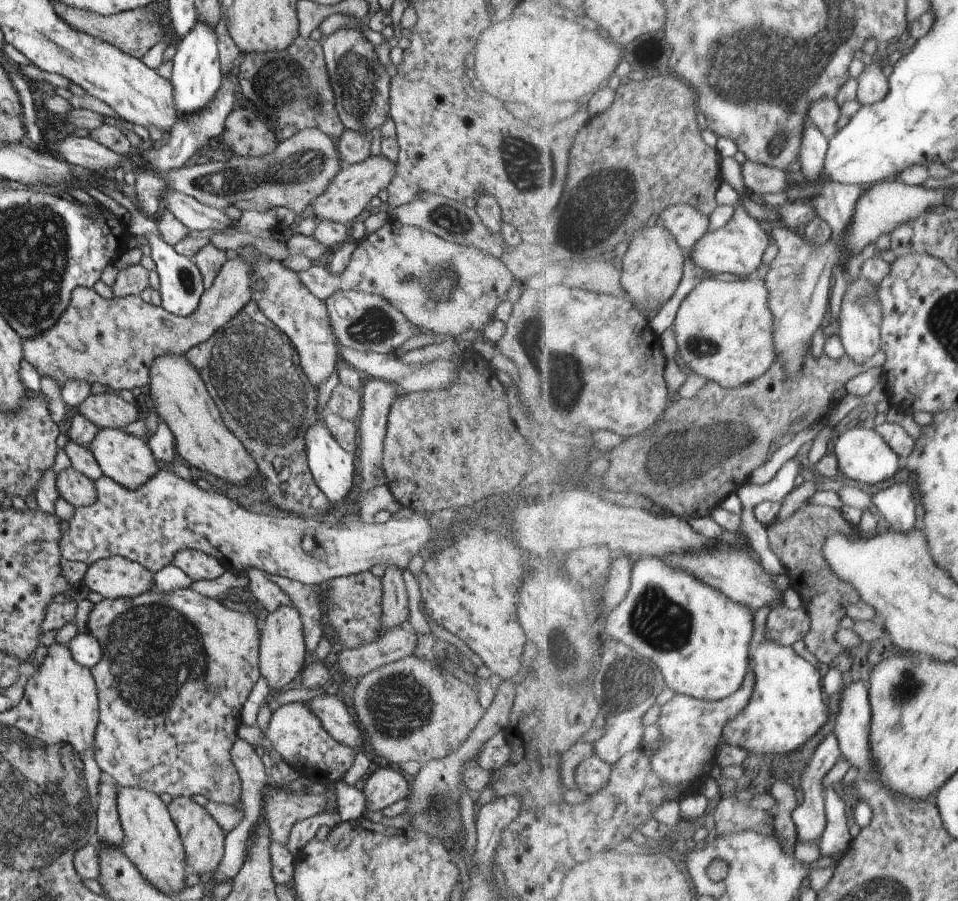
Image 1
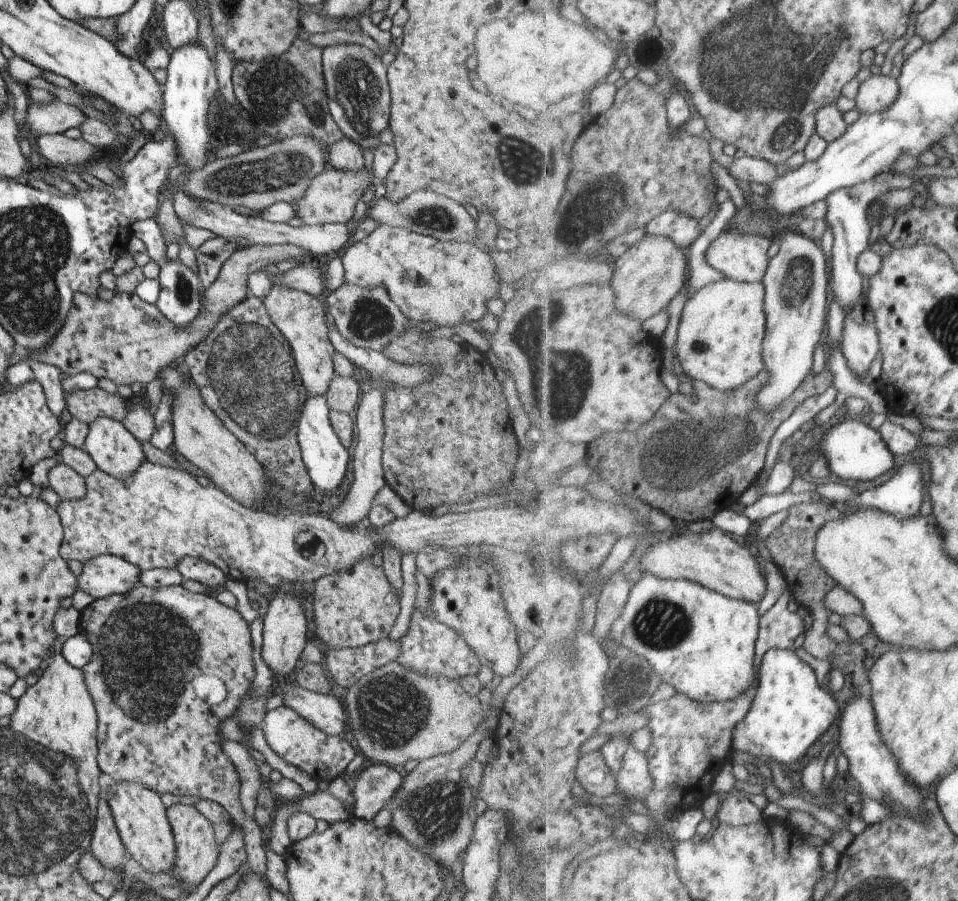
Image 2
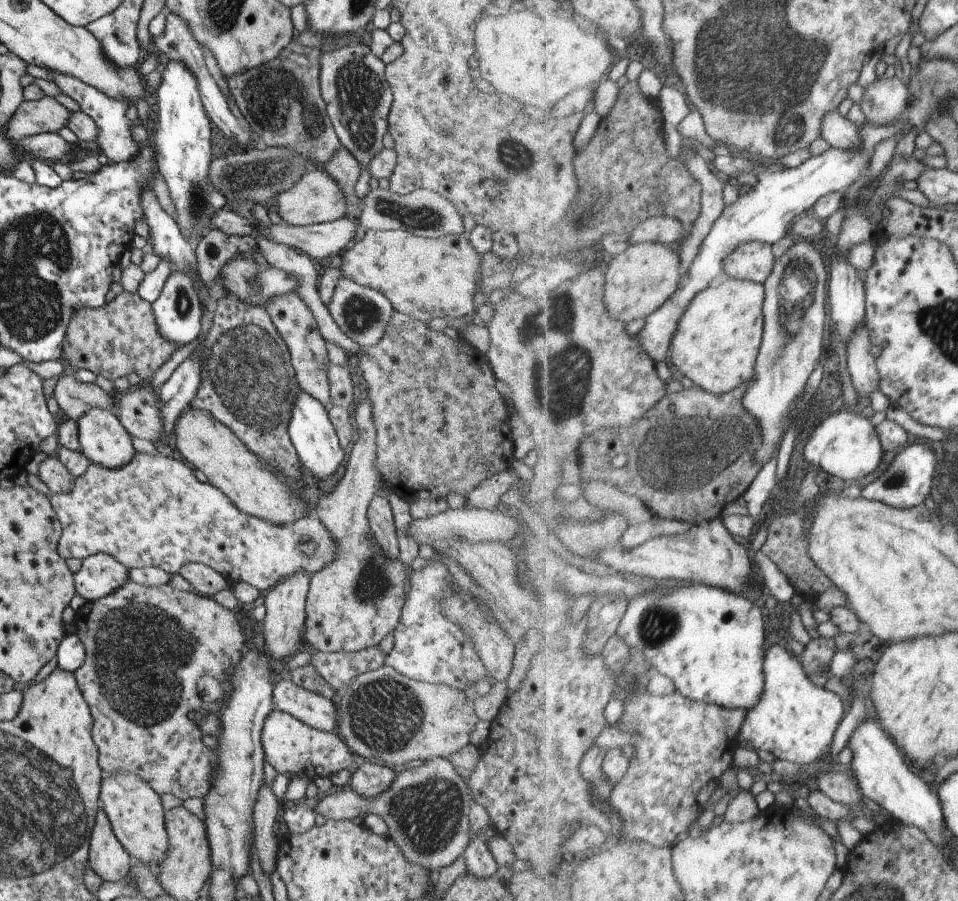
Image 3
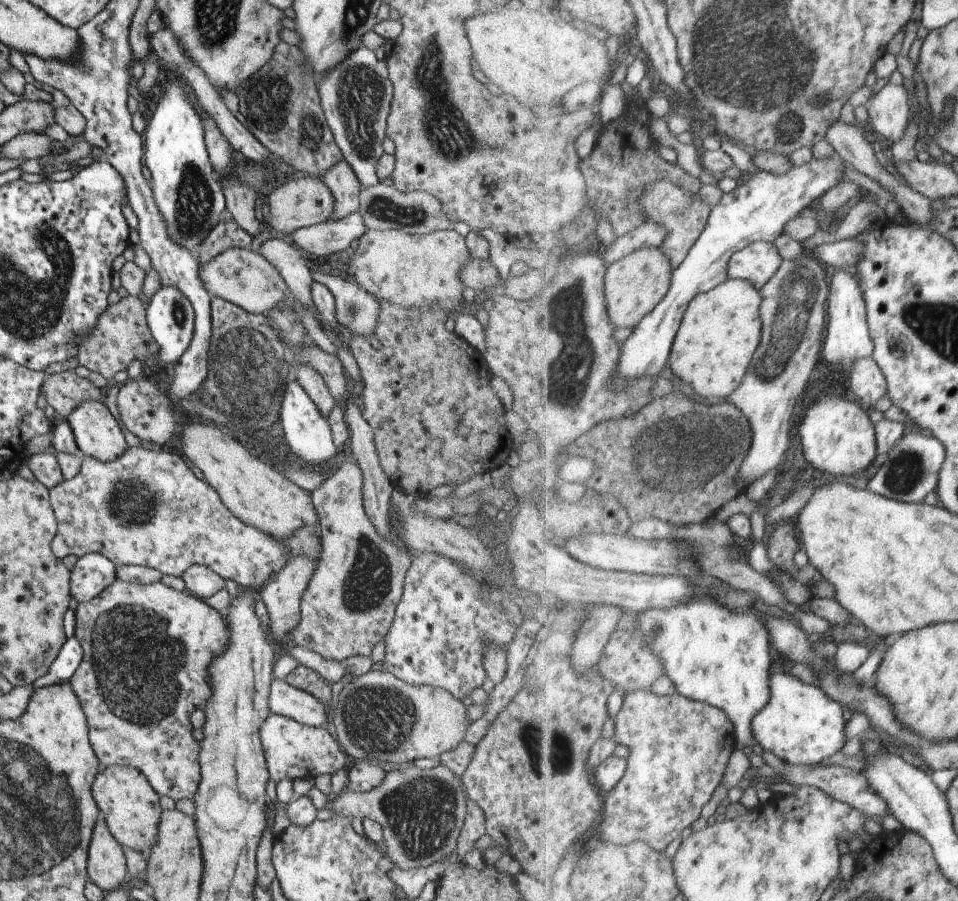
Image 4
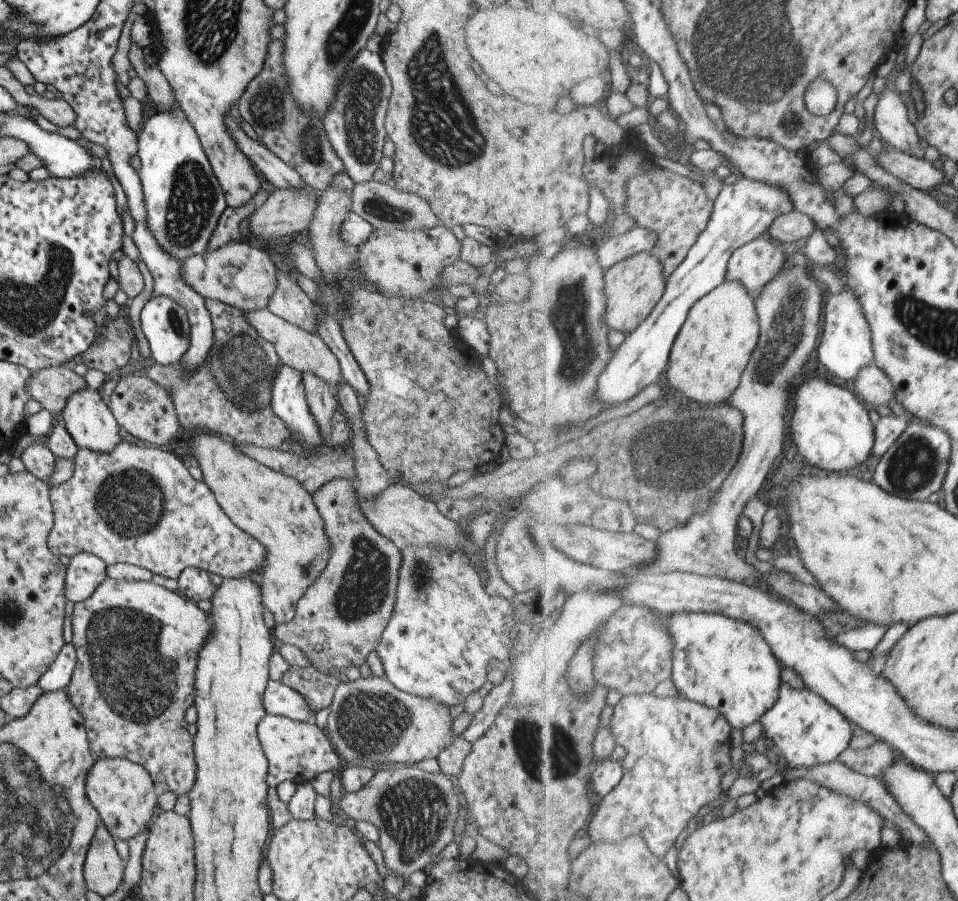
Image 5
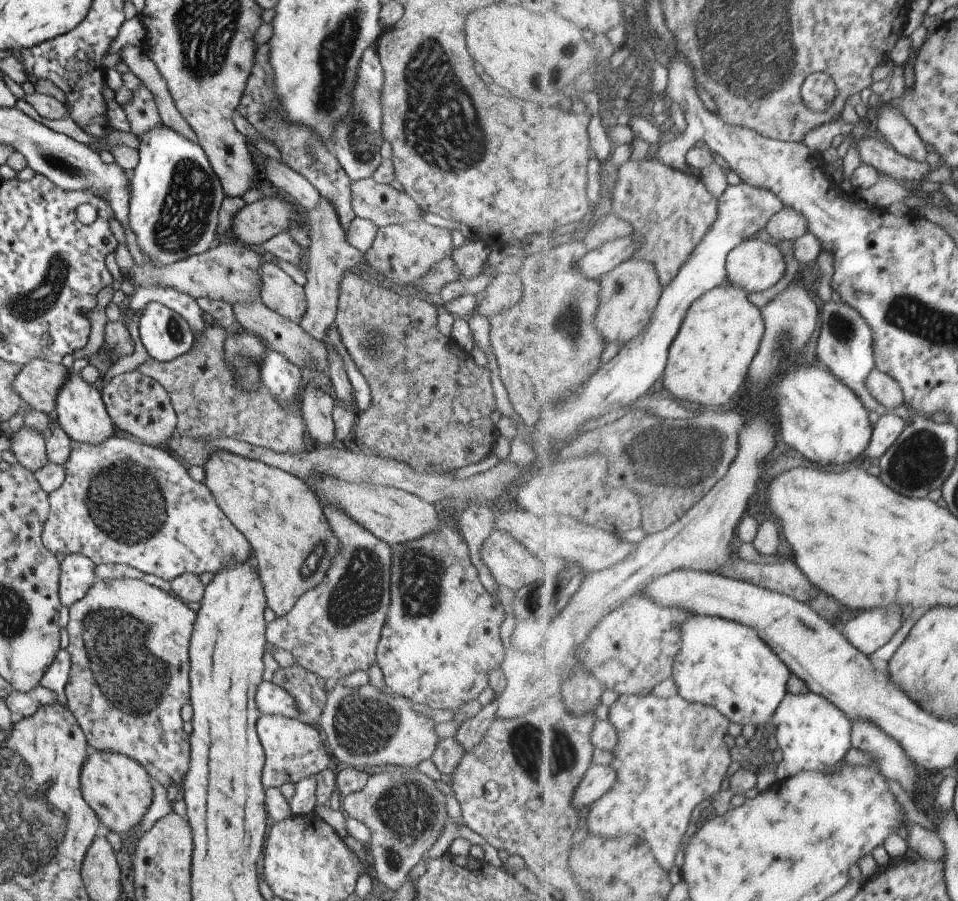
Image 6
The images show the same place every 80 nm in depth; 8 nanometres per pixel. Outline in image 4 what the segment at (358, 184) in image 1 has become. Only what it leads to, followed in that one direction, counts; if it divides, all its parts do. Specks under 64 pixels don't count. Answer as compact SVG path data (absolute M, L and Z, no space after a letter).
M303 174L301 178L285 182L268 194L269 216L263 220L271 227L273 236L288 236L290 232L322 223L334 209L334 198L322 179Z

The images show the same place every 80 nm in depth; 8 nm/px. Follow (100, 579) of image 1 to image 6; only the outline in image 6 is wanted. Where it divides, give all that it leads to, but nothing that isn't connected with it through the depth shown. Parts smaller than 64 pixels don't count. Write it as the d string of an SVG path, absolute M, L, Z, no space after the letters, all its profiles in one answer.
M82 554L64 556L60 563L58 597L63 606L69 606L85 596L89 587L97 581L96 564Z

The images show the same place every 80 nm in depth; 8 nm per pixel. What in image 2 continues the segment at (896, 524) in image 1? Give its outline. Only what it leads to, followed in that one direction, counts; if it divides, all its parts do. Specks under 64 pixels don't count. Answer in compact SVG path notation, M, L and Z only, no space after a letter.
M919 458L904 463L887 482L863 491L852 503L855 506L871 506L906 521L919 515L925 496L925 480L919 466Z

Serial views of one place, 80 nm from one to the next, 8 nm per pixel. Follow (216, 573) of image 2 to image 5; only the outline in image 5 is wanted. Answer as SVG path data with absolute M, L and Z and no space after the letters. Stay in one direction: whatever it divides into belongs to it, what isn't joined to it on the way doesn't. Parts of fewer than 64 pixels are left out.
M197 567L184 568L176 578L178 586L176 592L195 602L210 600L217 587L211 584L207 573L207 571Z

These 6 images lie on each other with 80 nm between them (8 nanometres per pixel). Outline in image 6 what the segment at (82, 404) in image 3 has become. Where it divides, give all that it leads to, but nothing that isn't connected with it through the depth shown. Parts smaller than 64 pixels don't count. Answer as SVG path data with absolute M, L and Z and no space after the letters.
M33 359L20 367L12 382L14 391L31 409L52 416L59 389L68 376L61 363Z

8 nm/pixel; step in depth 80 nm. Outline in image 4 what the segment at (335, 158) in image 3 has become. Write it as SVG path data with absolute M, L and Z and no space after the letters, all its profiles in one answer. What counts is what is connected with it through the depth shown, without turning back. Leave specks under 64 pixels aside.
M345 157L329 167L321 179L334 198L333 212L325 221L340 219L357 212L360 182Z

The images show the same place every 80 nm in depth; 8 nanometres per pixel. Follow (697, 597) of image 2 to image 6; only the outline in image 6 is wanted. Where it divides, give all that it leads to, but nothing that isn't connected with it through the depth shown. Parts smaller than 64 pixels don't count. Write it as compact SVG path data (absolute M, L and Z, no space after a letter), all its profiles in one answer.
M689 615L681 628L682 648L674 668L679 695L717 708L731 723L771 725L793 674L780 654L749 626L707 615Z

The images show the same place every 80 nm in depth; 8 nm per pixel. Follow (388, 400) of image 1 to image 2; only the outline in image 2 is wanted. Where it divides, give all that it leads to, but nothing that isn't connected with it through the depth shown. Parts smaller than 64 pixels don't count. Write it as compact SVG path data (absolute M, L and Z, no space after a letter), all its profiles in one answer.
M374 384L370 389L364 390L357 399L357 409L352 414L357 430L357 442L351 453L351 466L353 466L353 478L349 490L339 508L334 508L330 514L324 514L334 523L342 527L356 527L359 521L370 511L370 504L375 493L386 484L384 472L380 463L381 447L384 439L384 422L382 421L382 406L384 390Z

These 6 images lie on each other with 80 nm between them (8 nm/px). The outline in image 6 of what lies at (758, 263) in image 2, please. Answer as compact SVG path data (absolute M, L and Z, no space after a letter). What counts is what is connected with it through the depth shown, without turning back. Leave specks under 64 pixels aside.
M751 238L745 240L745 243L739 244L733 248L731 255L728 257L728 280L732 285L739 285L748 292L763 292L775 286L785 272L785 256L775 244L769 244L765 240Z

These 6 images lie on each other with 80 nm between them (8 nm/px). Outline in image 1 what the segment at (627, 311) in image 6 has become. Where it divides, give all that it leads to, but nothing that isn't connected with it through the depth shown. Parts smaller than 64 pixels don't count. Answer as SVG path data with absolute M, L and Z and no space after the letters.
M660 223L643 229L629 242L625 254L619 259L624 270L622 285L641 314L646 316L651 309L660 310L676 294L684 279L686 257L687 252L680 247L676 236Z

